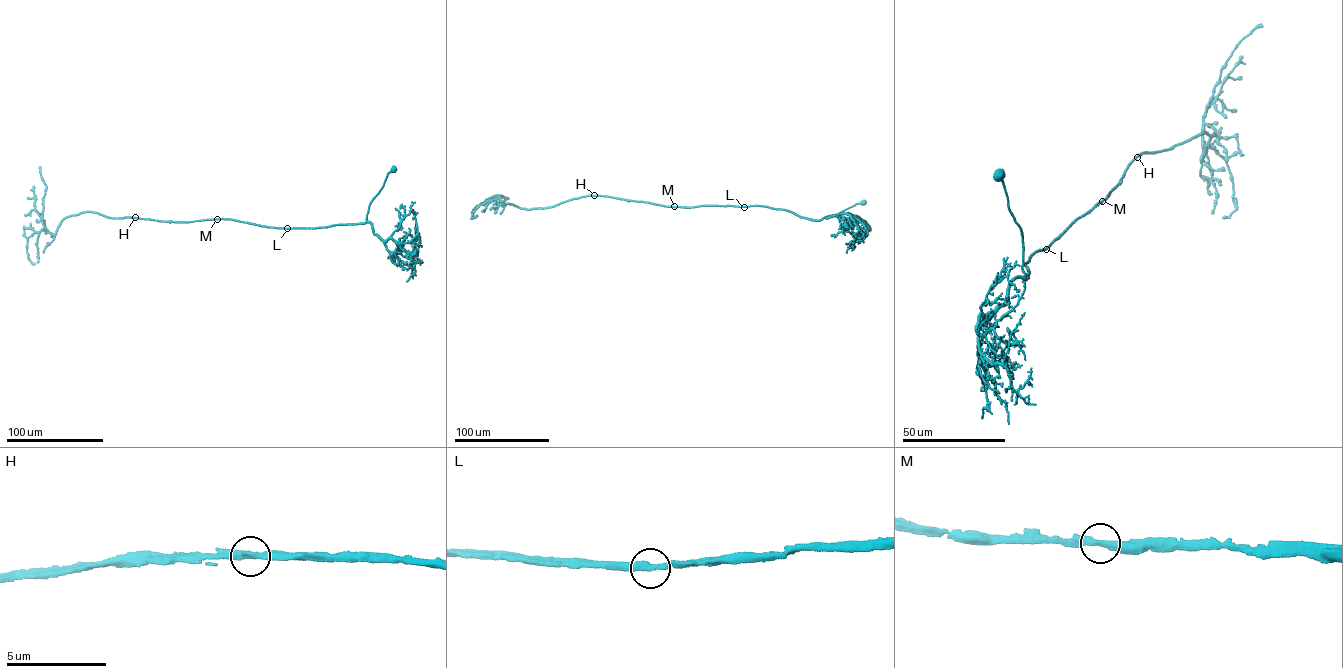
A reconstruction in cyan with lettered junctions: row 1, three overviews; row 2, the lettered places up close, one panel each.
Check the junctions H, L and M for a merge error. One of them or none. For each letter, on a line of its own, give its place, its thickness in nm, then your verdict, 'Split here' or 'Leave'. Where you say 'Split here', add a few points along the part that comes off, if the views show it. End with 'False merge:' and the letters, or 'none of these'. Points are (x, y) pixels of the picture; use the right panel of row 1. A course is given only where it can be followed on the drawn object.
H: Place: (1137, 157). Thickness 360 nm. Leave
L: Place: (1046, 249). Thickness 320 nm. Leave
M: Place: (1102, 201). Thickness 360 nm. Leave
False merge: none of these

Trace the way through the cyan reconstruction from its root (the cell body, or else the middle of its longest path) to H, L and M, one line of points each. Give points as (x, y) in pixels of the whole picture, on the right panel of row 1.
H: (1000, 175), (1008, 209), (1022, 237), (1024, 279), (1030, 272), (1025, 265), (1031, 256), (1105, 199), (1137, 157)
L: (1000, 175), (1008, 209), (1022, 237), (1024, 279), (1030, 271), (1025, 264), (1035, 251), (1046, 249)
M: (1000, 175), (1008, 209), (1022, 237), (1024, 279), (1030, 271), (1025, 264), (1035, 251), (1045, 249), (1102, 201)

